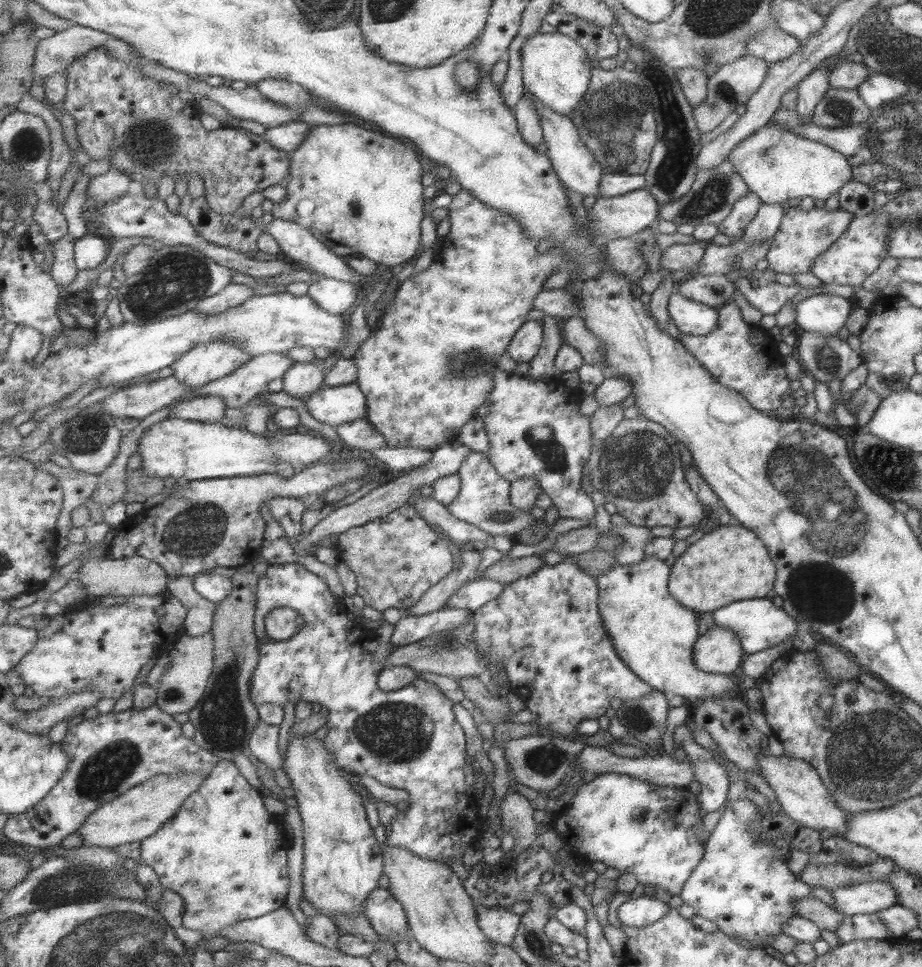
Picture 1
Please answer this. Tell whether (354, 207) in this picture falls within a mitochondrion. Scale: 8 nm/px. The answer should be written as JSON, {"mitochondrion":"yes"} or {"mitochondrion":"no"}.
{"mitochondrion":"yes"}

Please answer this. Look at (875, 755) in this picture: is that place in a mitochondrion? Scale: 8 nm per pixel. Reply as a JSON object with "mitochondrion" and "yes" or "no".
{"mitochondrion":"yes"}

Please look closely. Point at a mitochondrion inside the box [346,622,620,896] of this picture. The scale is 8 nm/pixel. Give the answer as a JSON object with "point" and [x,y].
{"point":[399,733]}

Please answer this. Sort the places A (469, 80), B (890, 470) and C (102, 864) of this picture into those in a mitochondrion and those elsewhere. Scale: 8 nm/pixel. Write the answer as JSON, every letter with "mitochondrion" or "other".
{"A":"mitochondrion","B":"mitochondrion","C":"mitochondrion"}

